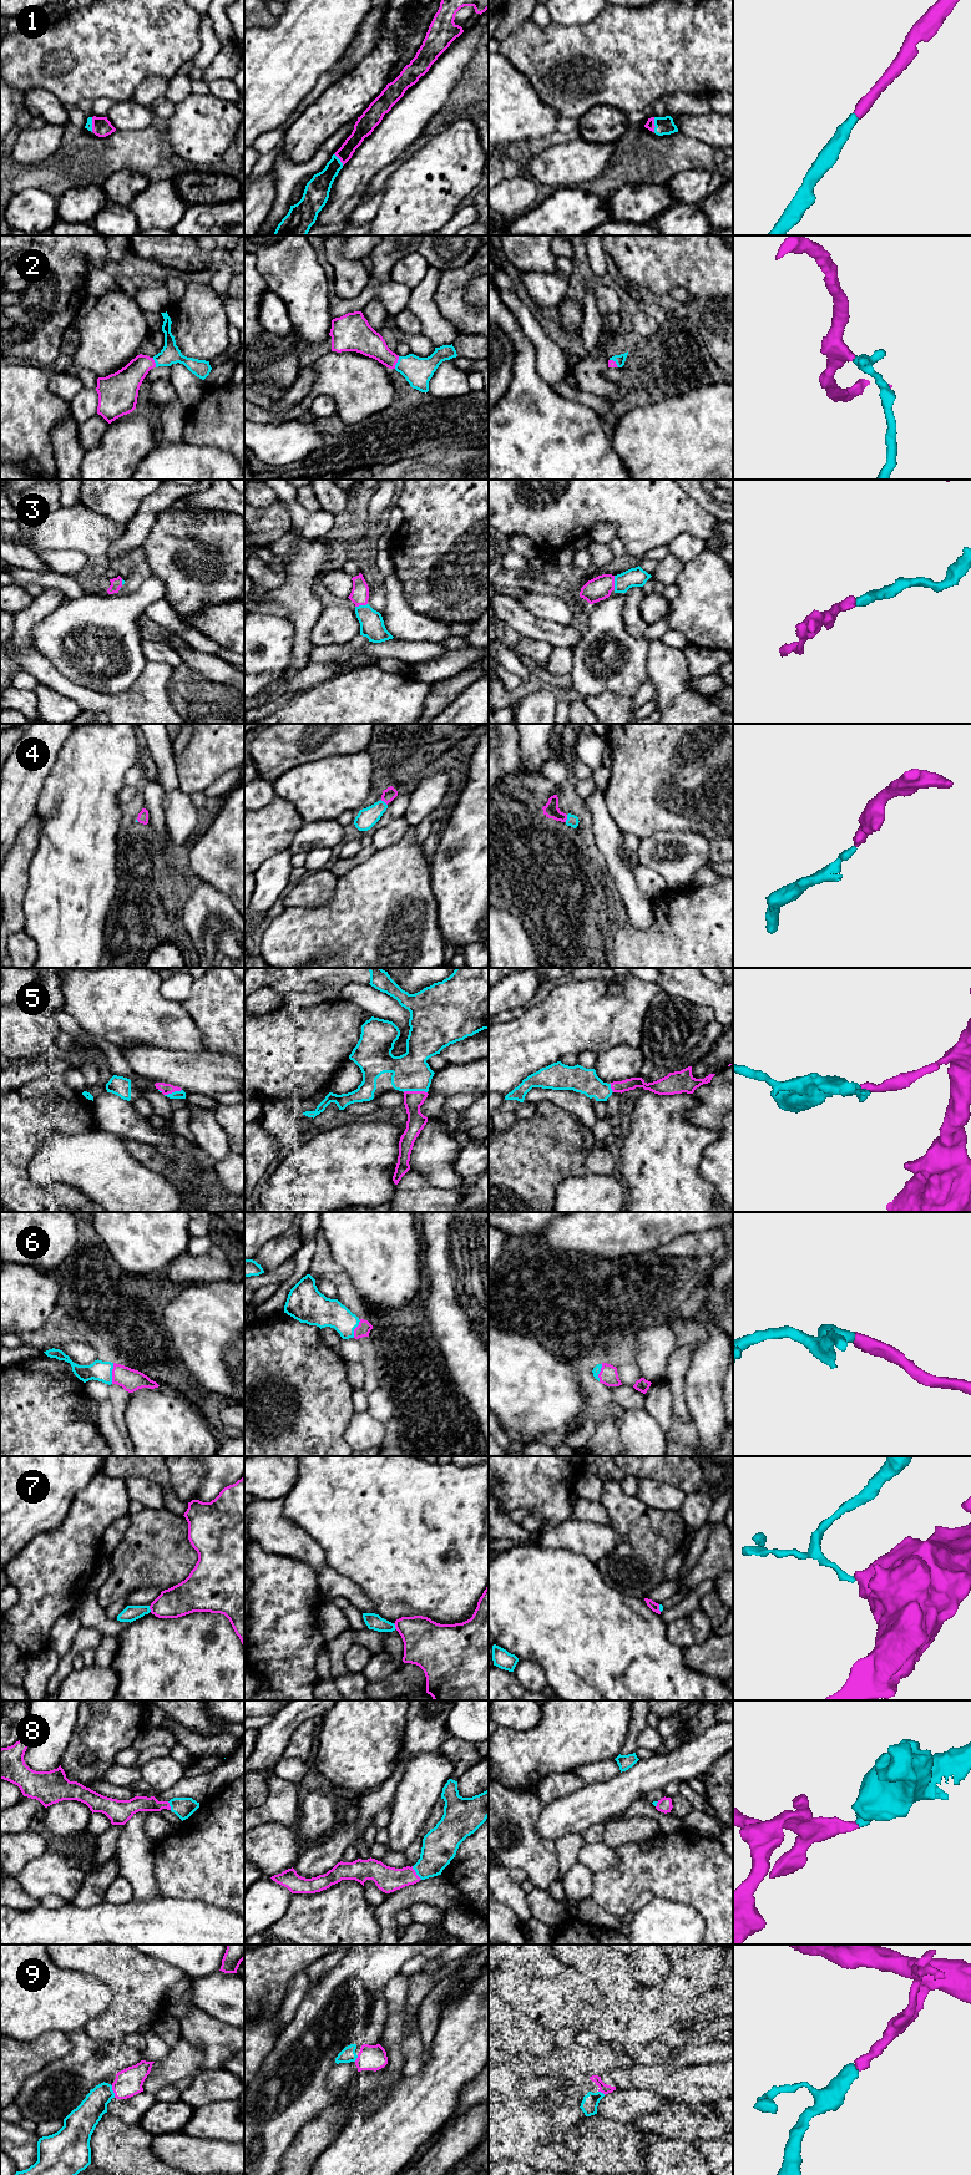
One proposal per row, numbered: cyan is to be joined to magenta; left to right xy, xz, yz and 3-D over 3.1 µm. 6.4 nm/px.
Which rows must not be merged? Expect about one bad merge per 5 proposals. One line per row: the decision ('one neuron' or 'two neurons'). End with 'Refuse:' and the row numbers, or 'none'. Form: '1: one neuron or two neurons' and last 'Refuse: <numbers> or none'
1: one neuron
2: one neuron
3: one neuron
4: one neuron
5: one neuron
6: one neuron
7: two neurons
8: one neuron
9: one neuron
Refuse: 7

